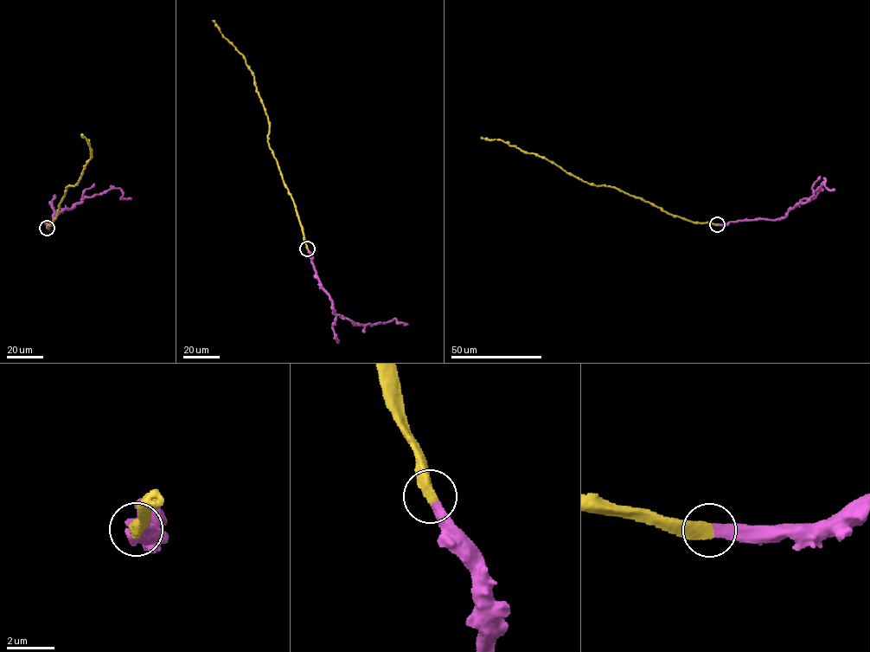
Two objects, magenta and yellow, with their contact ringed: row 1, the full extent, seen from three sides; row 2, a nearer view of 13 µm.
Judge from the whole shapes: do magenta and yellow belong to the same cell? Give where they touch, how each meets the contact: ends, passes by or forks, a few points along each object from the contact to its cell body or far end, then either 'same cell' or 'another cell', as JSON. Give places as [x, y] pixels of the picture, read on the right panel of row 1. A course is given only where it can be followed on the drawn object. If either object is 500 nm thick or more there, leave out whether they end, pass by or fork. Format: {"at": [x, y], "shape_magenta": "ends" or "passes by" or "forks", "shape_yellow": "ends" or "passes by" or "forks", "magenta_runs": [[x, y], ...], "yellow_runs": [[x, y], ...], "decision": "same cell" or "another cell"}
{"at": [717, 224], "magenta_runs": [[717, 224], [783, 218], [789, 210], [812, 197], [824, 180], [828, 190], [834, 189]], "yellow_runs": [[717, 224], [694, 222], [674, 216], [614, 187], [582, 181], [544, 158], [524, 152], [501, 139], [481, 138]], "decision": "same cell"}

